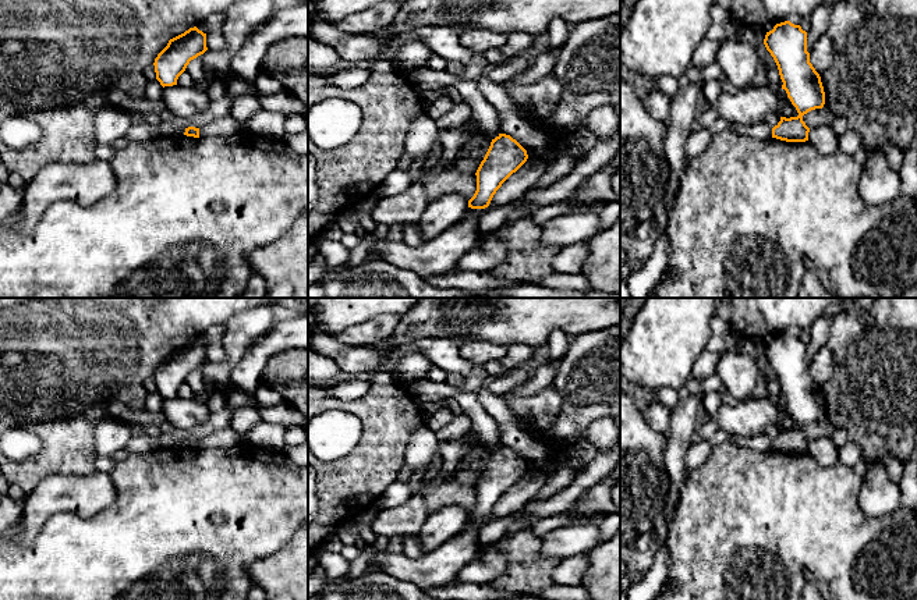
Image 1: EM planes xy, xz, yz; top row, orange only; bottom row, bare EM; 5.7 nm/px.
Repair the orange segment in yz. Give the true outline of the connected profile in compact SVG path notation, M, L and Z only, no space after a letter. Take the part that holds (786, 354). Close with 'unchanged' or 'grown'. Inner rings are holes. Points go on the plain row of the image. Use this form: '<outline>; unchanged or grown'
M785 333L766 344L764 356L778 377L783 394L782 401L786 402L799 425L797 429L780 429L780 433L772 440L772 450L806 454L810 440L803 433L803 427L811 422L822 420L825 416L821 388L810 374L807 344L800 337Z; unchanged

